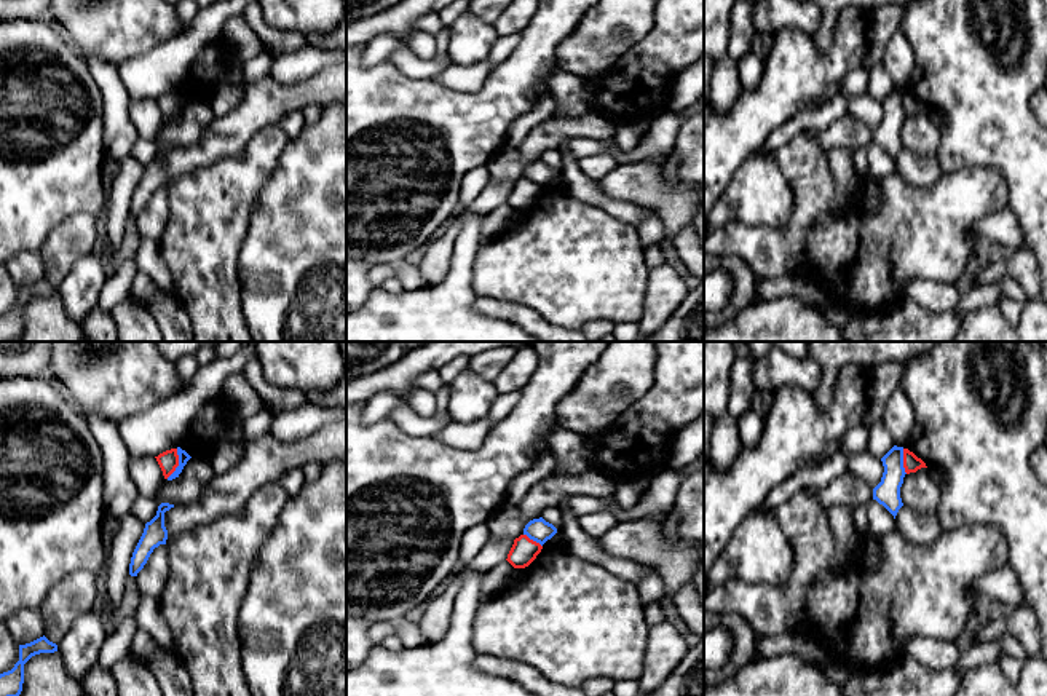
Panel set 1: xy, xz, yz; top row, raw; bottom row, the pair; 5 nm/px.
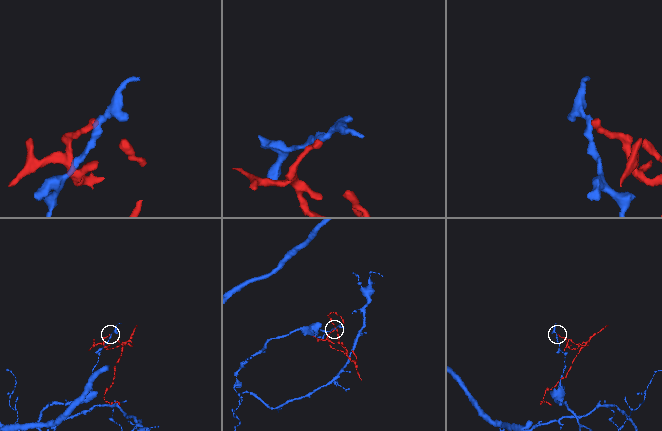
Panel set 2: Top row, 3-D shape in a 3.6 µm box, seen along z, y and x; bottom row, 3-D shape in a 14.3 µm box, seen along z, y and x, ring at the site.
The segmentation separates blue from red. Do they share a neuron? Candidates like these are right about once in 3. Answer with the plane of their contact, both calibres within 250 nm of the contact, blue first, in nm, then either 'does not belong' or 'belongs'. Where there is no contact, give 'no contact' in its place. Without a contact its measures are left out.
meets blue in xy; 60 nm thick on the blue side, 100 nm on the other; does not belong

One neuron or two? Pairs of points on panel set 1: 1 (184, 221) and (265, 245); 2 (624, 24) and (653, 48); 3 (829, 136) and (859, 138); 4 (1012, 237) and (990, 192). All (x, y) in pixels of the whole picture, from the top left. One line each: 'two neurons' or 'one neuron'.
1: two neurons
2: two neurons
3: one neuron
4: two neurons

